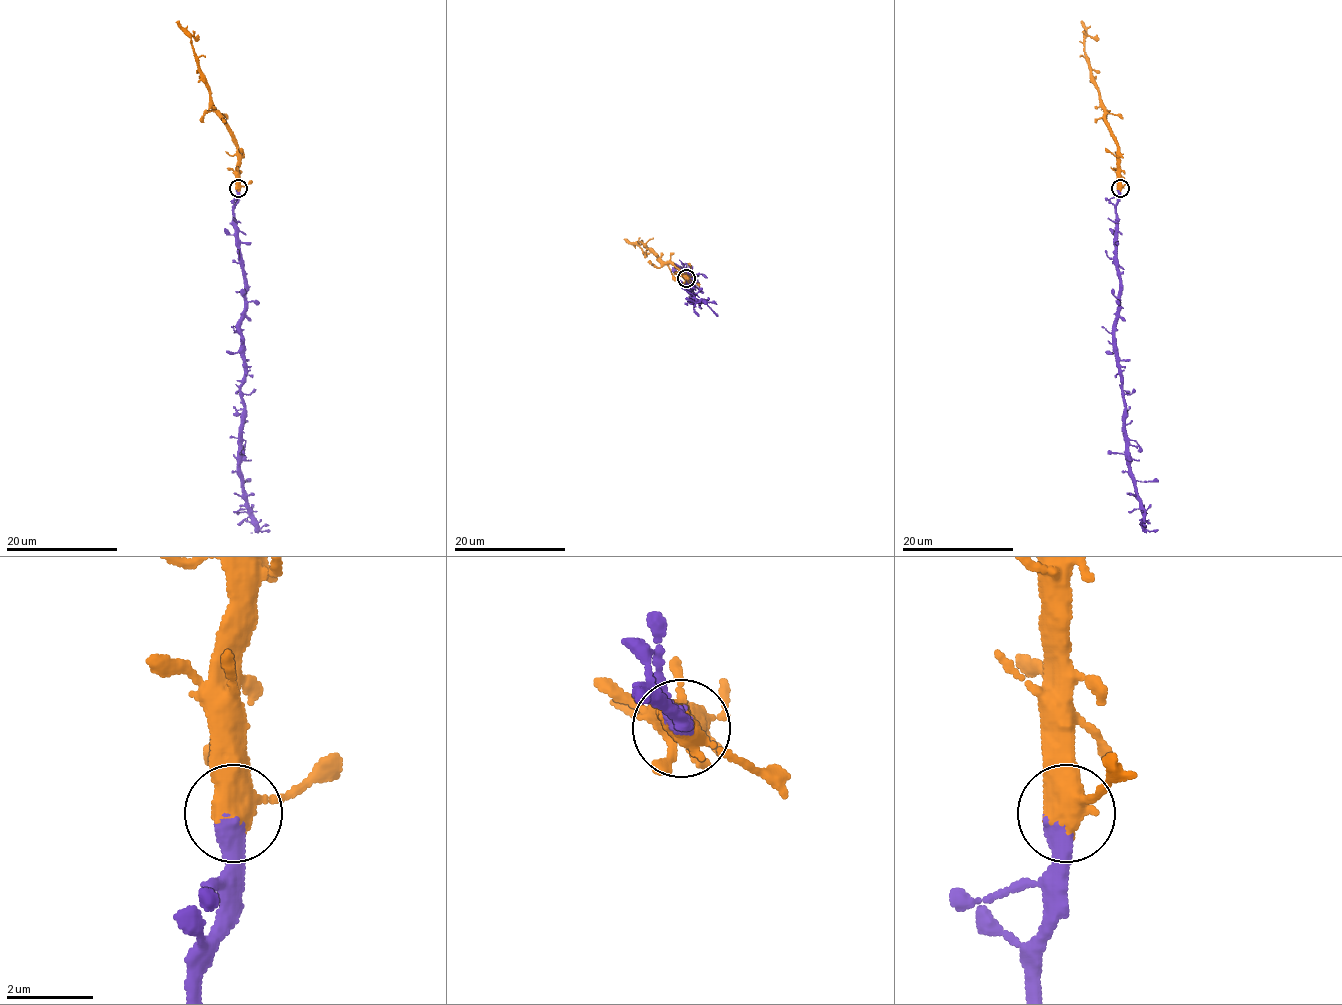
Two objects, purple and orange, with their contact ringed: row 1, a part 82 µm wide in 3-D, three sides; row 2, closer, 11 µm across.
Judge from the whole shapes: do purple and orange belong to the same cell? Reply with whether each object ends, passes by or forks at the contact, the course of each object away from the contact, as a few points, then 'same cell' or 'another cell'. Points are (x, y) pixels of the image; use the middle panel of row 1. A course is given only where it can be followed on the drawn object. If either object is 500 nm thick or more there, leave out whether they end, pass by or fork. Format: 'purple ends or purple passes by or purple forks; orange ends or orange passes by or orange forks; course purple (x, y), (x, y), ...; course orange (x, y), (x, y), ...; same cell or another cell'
course purple (686, 278), (682, 274), (692, 278), (689, 272), (692, 282), (688, 286), (692, 293), (717, 316); course orange (686, 278), (674, 264), (665, 264), (643, 243), (627, 243), (623, 239); same cell

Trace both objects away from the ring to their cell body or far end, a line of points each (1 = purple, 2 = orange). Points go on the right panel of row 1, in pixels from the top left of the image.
1: (1120, 188), (1114, 356), (1123, 387), (1128, 473), (1142, 522), (1149, 531), (1158, 529)
2: (1120, 188), (1119, 145), (1106, 119), (1106, 110), (1085, 52), (1085, 26), (1081, 22)

